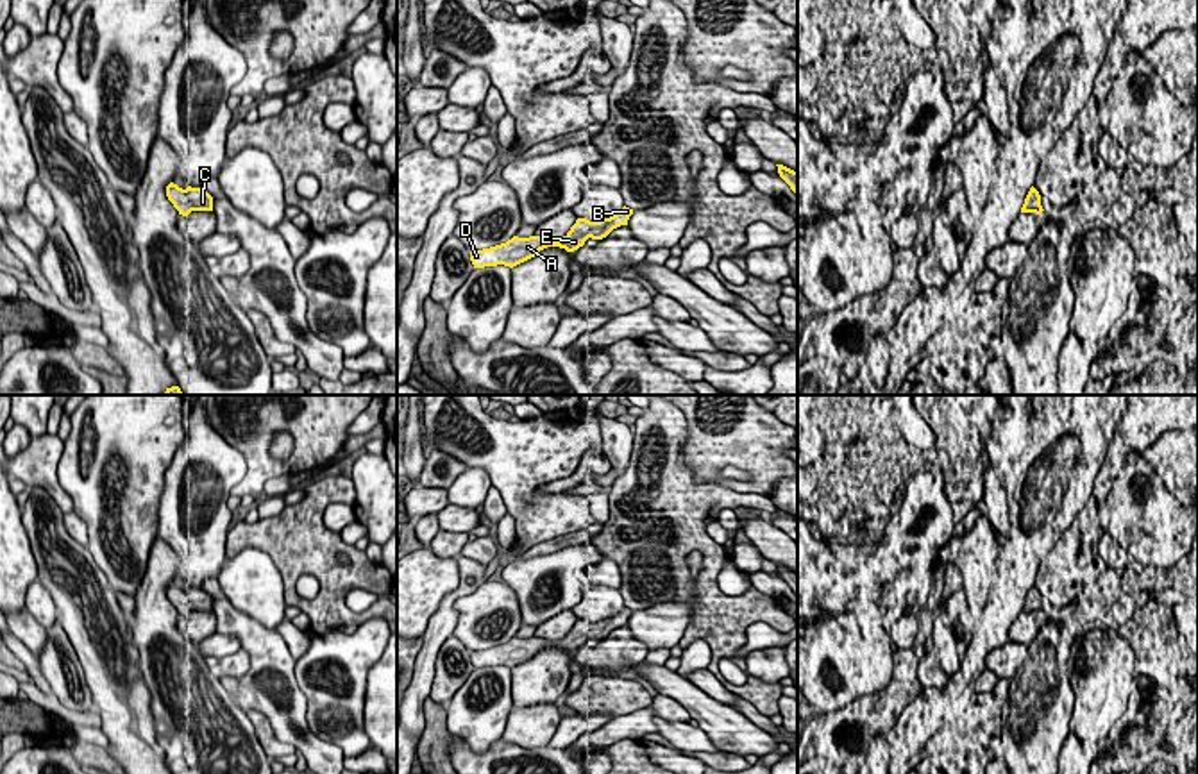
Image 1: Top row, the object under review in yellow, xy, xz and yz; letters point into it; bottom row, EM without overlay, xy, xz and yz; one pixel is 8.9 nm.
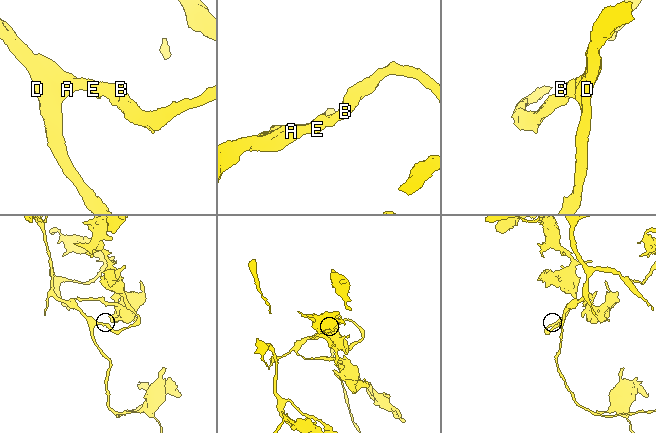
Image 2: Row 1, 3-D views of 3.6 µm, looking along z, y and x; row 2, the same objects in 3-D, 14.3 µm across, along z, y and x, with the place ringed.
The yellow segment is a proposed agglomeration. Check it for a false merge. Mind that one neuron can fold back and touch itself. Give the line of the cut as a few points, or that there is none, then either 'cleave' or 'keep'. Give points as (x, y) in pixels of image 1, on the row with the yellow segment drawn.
cut none; keep

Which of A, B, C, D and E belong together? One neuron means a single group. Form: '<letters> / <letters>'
A B C D E

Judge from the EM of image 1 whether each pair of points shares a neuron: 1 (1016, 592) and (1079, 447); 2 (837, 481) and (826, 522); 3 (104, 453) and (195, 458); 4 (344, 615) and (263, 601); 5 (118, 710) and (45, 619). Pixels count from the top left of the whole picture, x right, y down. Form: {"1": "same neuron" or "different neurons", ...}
{"1": "same neuron", "2": "different neurons", "3": "different neurons", "4": "different neurons", "5": "different neurons"}

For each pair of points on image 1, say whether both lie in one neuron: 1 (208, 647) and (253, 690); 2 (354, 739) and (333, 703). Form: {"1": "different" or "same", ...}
{"1": "different", "2": "same"}

